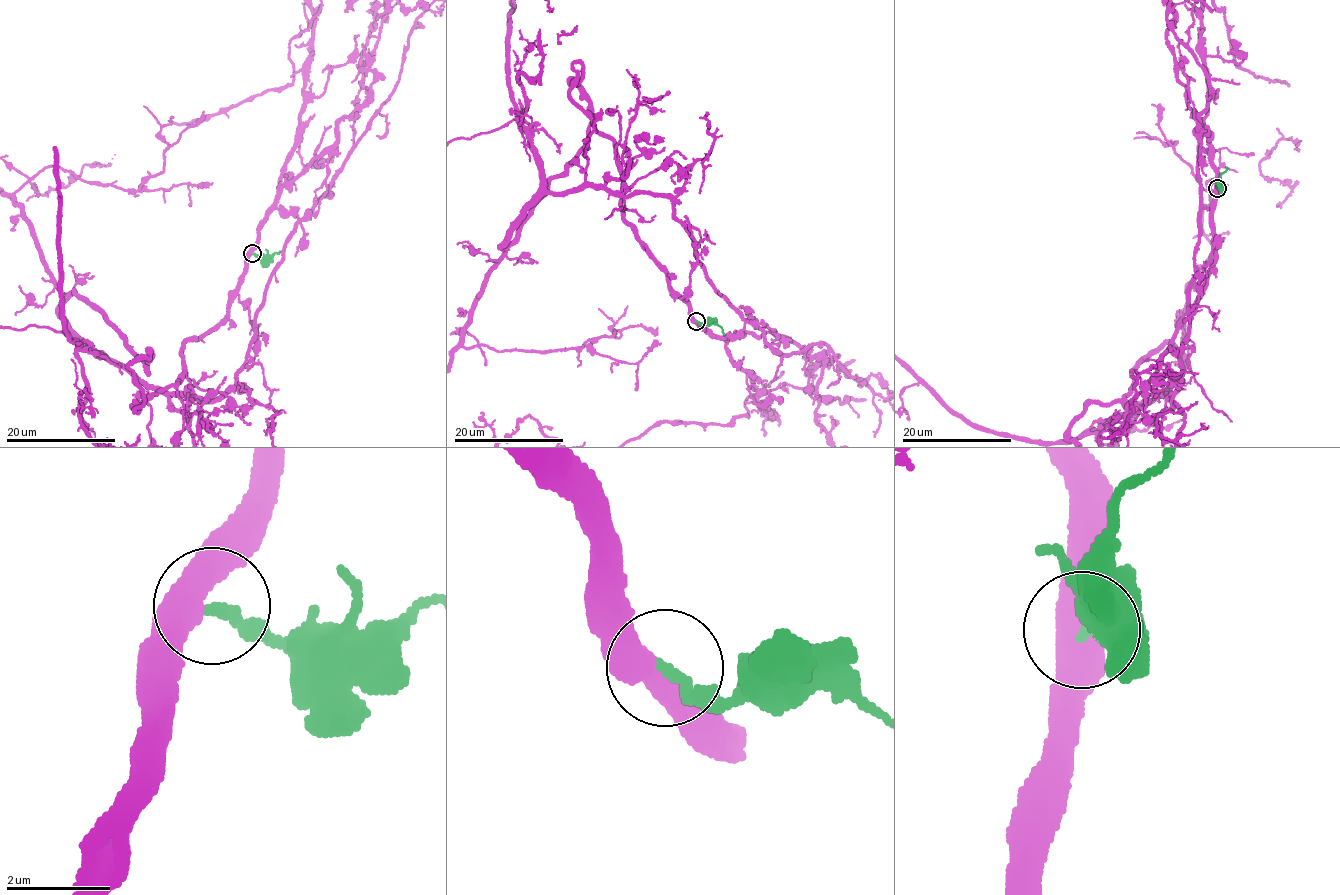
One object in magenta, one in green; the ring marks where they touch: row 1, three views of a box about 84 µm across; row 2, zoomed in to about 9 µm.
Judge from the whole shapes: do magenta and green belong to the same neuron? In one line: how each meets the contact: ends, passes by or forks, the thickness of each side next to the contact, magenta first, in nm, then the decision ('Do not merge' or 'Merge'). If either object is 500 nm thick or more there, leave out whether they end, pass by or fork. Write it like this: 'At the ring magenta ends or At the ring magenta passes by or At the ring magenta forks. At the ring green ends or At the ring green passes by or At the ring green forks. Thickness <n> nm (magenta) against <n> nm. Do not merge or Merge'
Thickness 500 nm (magenta) against 220 nm. Merge

